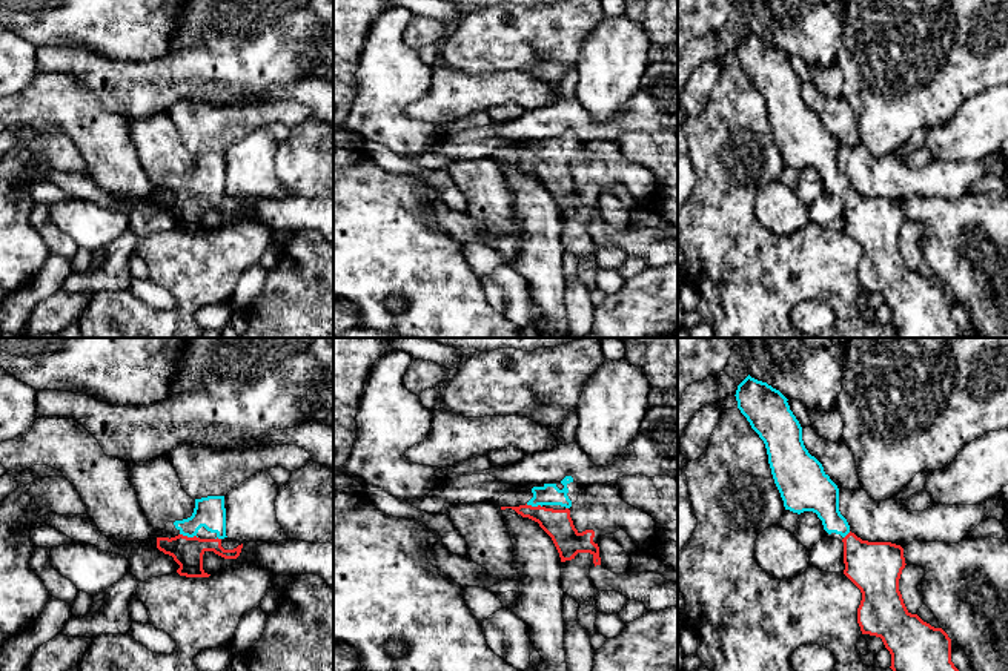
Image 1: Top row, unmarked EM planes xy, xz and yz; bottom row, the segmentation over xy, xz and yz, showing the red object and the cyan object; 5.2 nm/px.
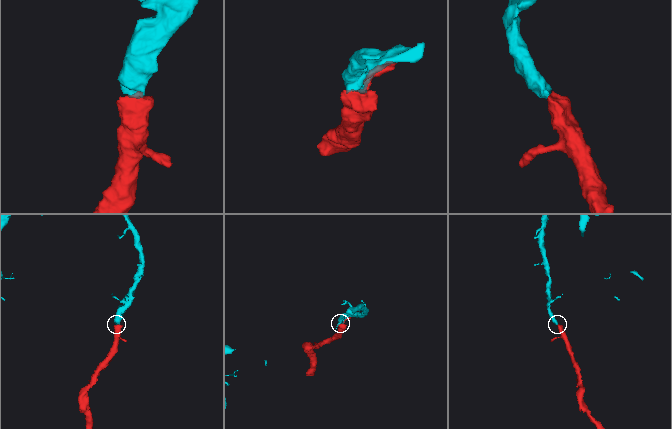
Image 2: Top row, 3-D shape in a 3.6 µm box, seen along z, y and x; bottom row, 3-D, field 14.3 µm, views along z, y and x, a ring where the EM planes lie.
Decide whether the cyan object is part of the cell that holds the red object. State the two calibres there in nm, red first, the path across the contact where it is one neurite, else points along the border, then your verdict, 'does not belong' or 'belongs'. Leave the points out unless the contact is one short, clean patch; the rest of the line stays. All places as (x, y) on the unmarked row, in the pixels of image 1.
160/160 nm | across xy (188, 208), (189, 194), (189, 186), (209, 168) | belongs

